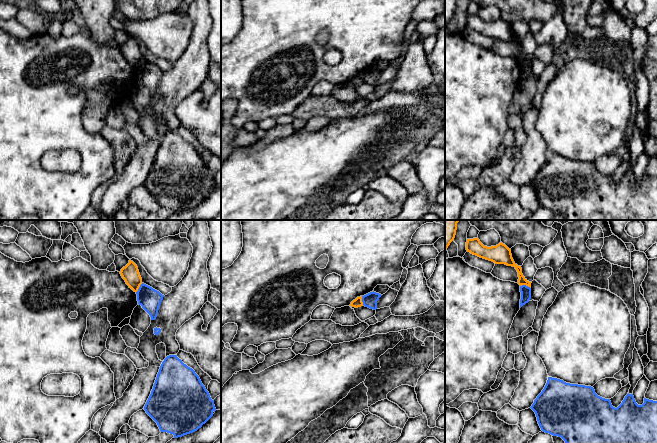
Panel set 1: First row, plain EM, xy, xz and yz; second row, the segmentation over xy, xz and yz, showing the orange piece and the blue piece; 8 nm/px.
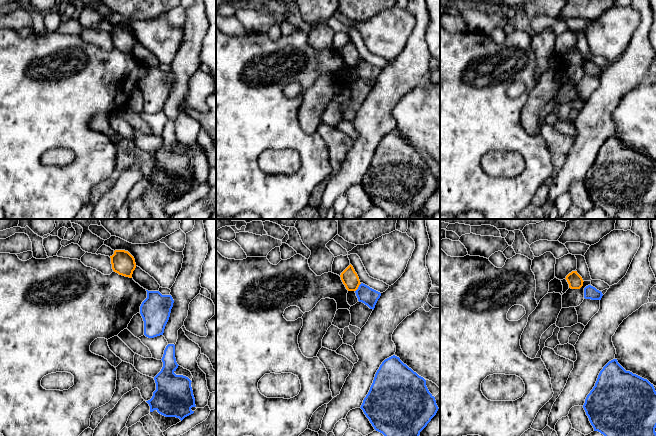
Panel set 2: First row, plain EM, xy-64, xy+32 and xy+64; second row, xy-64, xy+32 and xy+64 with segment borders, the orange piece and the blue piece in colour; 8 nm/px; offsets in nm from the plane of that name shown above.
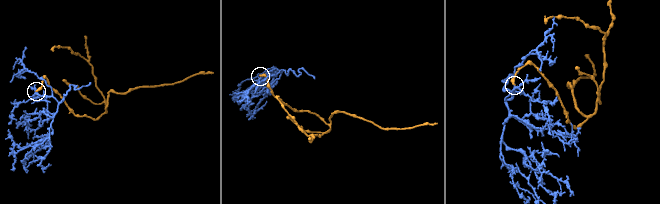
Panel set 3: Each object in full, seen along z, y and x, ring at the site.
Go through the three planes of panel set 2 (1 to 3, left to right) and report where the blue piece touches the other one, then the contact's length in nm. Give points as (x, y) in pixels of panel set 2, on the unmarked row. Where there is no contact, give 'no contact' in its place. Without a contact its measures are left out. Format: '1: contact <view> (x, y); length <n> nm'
1: no contact
2: contact xy+32 (358, 62); length 90 nm
3: no contact

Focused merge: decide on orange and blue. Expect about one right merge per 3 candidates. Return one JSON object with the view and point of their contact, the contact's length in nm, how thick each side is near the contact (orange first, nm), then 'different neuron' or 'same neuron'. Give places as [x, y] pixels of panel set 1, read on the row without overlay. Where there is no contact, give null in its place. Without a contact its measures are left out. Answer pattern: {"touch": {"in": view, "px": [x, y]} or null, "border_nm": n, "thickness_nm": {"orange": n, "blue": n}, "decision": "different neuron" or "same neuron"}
{"touch": {"in": "yz", "px": [525, 60]}, "border_nm": 90, "thickness_nm": {"orange": 90, "blue": 80}, "decision": "different neuron"}

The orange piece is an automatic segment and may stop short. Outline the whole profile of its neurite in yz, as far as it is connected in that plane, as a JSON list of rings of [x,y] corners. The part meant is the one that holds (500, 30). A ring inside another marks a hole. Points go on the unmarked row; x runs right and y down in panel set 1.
[[[478,14],[467,15],[466,26],[473,31],[492,37],[495,40],[505,40],[514,43],[518,48],[518,60],[520,62],[526,61],[531,64],[532,58],[529,58],[523,52],[521,42],[518,42],[512,34],[511,25],[502,18],[496,22],[487,23],[484,22]]]

